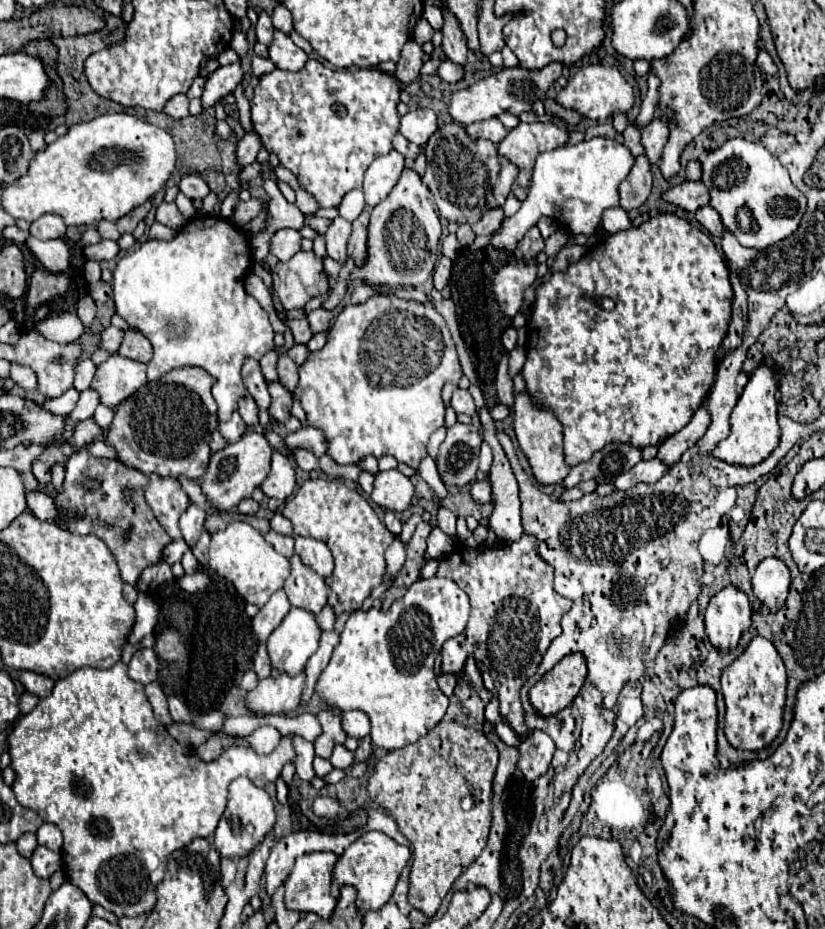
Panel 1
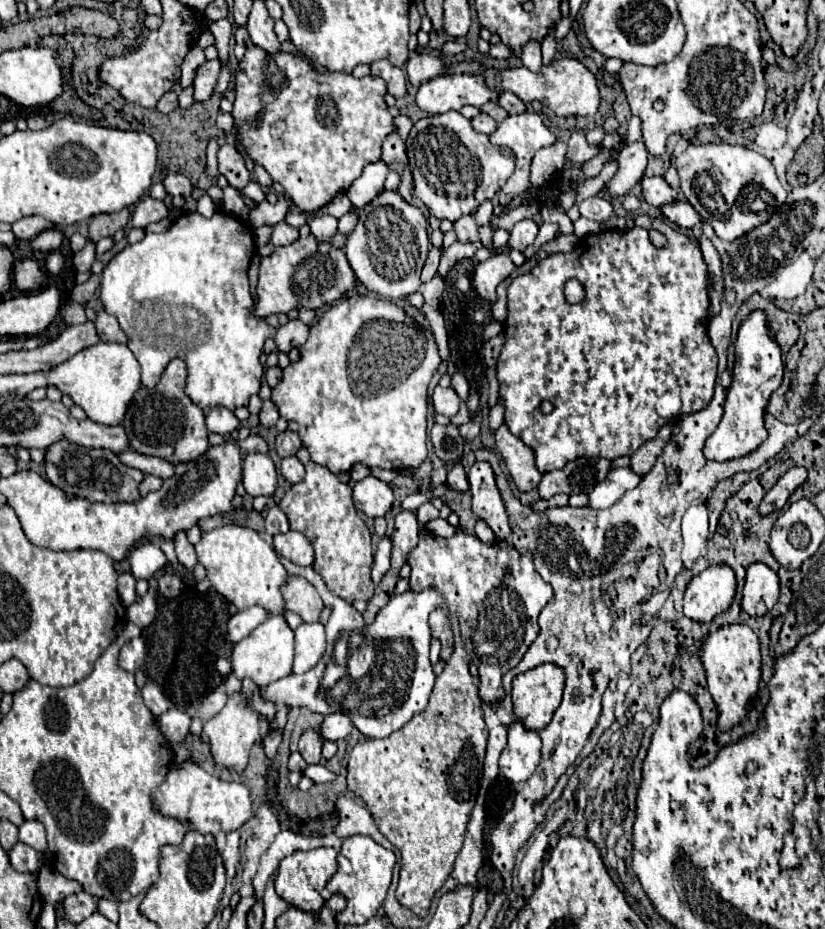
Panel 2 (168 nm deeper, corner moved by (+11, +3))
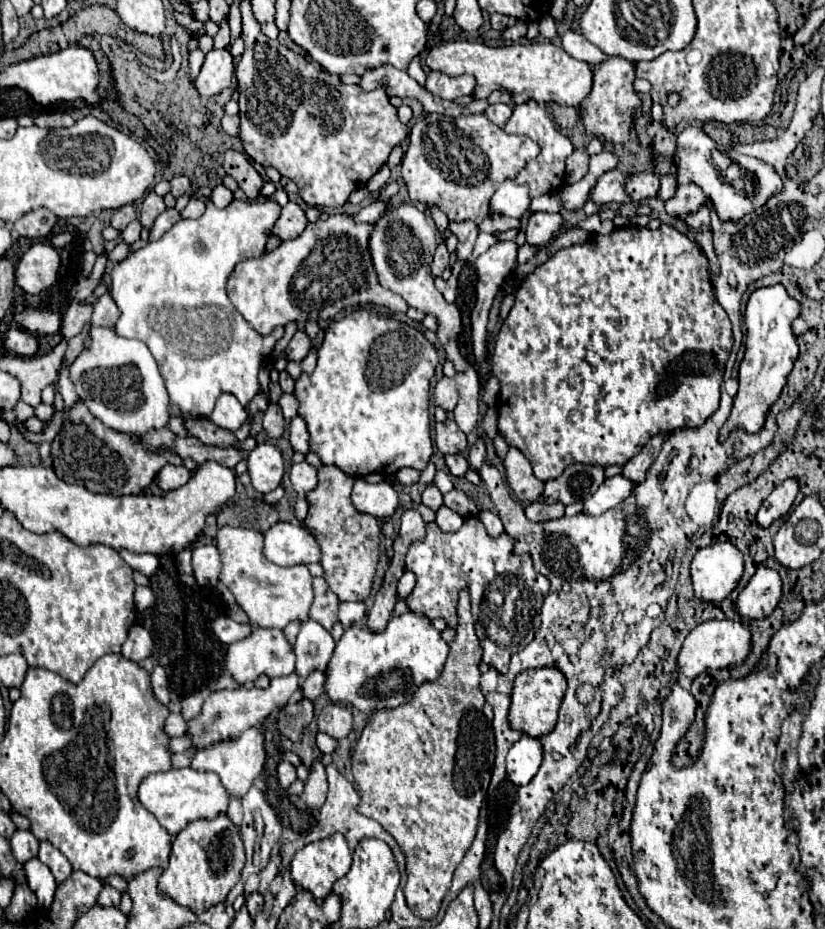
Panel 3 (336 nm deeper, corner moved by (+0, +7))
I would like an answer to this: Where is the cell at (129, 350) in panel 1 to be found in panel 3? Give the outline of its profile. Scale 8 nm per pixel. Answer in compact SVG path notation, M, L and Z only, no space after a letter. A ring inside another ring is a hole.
M106 292L106 294L102 294L92 306L94 306L92 326L106 326L106 328L112 328L114 322L118 320L118 316L120 316L118 306L114 304L112 296Z

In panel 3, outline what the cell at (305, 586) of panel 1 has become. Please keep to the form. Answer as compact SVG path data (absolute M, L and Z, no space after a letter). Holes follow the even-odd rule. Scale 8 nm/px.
M314 578L314 604L310 608L310 618L322 624L328 632L332 630L338 616L338 596L330 592L324 578Z

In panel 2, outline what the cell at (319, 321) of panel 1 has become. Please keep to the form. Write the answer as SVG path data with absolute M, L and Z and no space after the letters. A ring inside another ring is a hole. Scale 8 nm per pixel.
M299 318L289 320L285 326L281 326L275 334L275 344L279 352L289 352L291 348L299 348L309 338L309 326L301 322Z

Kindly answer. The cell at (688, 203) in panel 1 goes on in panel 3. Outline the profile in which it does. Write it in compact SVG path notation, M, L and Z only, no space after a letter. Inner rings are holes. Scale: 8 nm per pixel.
M652 172L628 174L624 182L624 190L632 202L640 202L644 198L654 198L660 188L660 178Z

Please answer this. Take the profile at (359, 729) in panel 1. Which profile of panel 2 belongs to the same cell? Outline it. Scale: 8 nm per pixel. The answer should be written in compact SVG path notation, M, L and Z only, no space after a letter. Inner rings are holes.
M335 712L335 714L329 714L325 716L319 732L325 740L331 740L331 742L337 742L341 738L347 738L353 730L353 722L349 720L347 714L343 712Z

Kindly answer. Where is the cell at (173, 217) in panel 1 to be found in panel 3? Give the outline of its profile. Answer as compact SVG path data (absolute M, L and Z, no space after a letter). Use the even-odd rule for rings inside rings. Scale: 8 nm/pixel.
M148 192L144 202L142 202L142 210L140 210L140 222L144 228L152 228L154 220L158 218L158 214L162 214L166 210L164 200L156 194L156 192Z

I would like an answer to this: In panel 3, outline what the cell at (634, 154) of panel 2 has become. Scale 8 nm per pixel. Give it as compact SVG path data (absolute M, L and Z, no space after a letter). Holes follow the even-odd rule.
M608 170L604 172L596 186L592 188L590 200L598 206L608 206L608 204L626 204L626 190L622 188L622 180L626 174L620 170Z

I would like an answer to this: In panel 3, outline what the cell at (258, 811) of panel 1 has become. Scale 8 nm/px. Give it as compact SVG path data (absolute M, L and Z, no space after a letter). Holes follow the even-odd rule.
M192 768L180 770L166 770L146 776L138 786L138 800L140 804L158 818L158 822L168 830L168 834L178 834L190 822L204 818L212 820L214 816L226 812L228 808L228 792L222 788L222 782L214 774L194 772Z

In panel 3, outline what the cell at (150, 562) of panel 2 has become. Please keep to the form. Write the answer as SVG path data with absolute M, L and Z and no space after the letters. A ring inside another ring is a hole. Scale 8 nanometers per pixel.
M124 548L118 550L118 554L126 560L126 564L132 570L140 570L146 576L152 576L158 570L158 556L154 556L154 554L136 554L136 552L130 552Z

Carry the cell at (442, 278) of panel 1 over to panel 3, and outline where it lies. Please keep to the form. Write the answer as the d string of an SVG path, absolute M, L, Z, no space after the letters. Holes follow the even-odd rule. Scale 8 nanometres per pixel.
M438 244L436 252L434 252L434 262L432 262L432 276L440 276L442 270L448 266L448 250L446 250L446 244Z

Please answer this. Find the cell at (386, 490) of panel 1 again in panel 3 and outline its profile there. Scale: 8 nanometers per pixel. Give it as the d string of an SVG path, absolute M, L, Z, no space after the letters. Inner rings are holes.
M358 478L352 488L352 504L362 514L386 520L394 514L398 506L398 494L392 488L392 484L386 482L370 484L364 478Z

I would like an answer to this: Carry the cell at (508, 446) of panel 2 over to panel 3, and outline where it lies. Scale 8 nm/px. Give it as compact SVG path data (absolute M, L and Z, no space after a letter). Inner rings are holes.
M510 448L506 458L504 458L504 468L506 468L506 482L514 496L522 502L536 502L542 496L544 482L540 482L530 468L530 462L522 452L516 448Z

